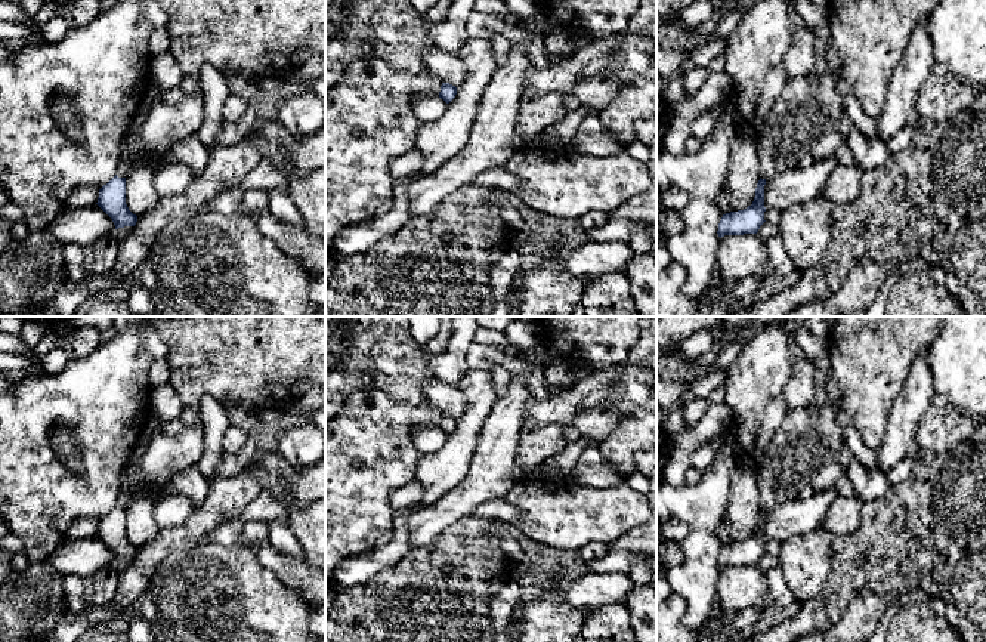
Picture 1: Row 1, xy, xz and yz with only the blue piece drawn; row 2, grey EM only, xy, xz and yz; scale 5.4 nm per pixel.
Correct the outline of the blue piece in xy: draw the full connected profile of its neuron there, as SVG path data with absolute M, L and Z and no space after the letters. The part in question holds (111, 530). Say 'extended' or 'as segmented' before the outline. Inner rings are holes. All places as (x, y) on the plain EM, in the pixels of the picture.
extended; M146 430L139 436L120 476L117 506L99 521L96 535L112 550L115 561L135 558L137 553L137 547L133 546L126 535L127 488L137 481L136 467L146 453L151 439L152 435Z

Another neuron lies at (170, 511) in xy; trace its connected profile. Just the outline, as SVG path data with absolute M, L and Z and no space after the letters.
M167 494L154 501L154 519L160 530L179 527L194 510L194 503L180 494Z

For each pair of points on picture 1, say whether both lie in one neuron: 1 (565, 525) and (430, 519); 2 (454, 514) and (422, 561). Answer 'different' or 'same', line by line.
1: different
2: different

